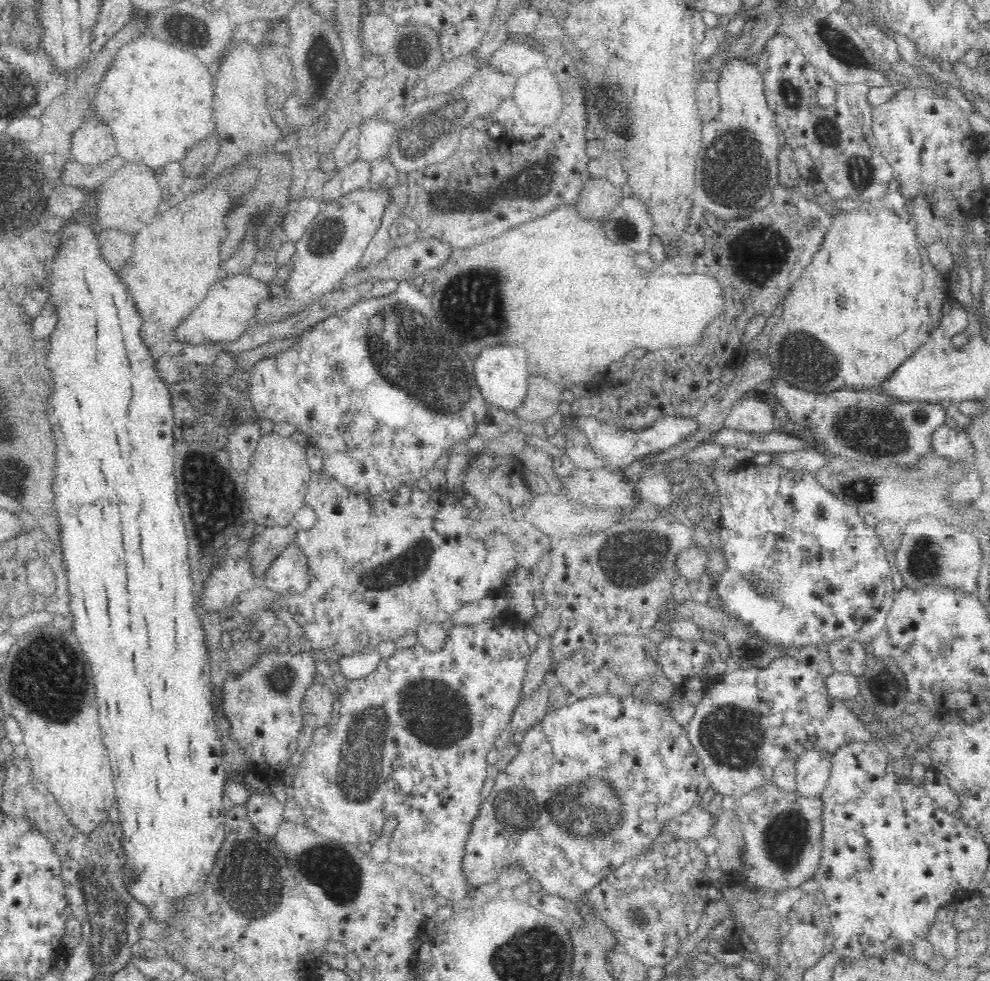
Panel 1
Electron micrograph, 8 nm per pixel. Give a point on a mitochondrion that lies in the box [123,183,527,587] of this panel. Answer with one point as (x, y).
(404, 350)

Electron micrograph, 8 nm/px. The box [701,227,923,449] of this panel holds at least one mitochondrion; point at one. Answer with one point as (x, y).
(799, 358)

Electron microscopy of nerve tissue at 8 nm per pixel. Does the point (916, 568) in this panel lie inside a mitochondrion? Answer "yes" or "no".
yes

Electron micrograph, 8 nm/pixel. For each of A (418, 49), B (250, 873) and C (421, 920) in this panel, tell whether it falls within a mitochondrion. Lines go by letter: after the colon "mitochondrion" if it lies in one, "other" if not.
A: mitochondrion
B: mitochondrion
C: other

